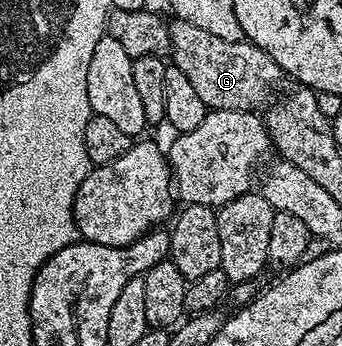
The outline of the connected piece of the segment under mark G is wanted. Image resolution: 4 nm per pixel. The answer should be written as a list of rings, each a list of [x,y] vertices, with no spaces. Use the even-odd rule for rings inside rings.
[[[172,18],[169,26],[171,29],[170,62],[177,69],[181,69],[185,77],[189,77],[193,90],[212,111],[255,111],[259,106],[262,108],[272,98],[271,90],[278,85],[279,78],[284,78],[284,71],[273,61],[273,57],[269,57],[269,53],[265,53],[253,43],[221,41],[221,37],[213,37],[213,33],[205,33],[205,29],[197,29],[195,25],[189,25],[184,19]]]

